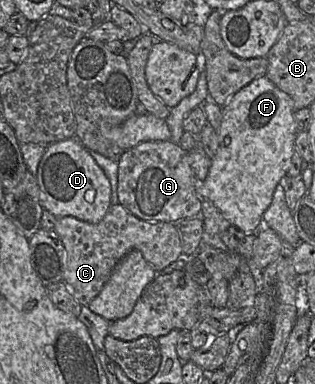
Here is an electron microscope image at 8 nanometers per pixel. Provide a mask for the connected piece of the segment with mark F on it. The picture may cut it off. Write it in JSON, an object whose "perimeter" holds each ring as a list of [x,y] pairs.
{"perimeter":[[[265,75],[235,93],[222,107],[219,146],[204,181],[196,191],[210,200],[222,215],[245,234],[254,234],[270,206],[277,185],[287,176],[298,134],[291,97]]]}

